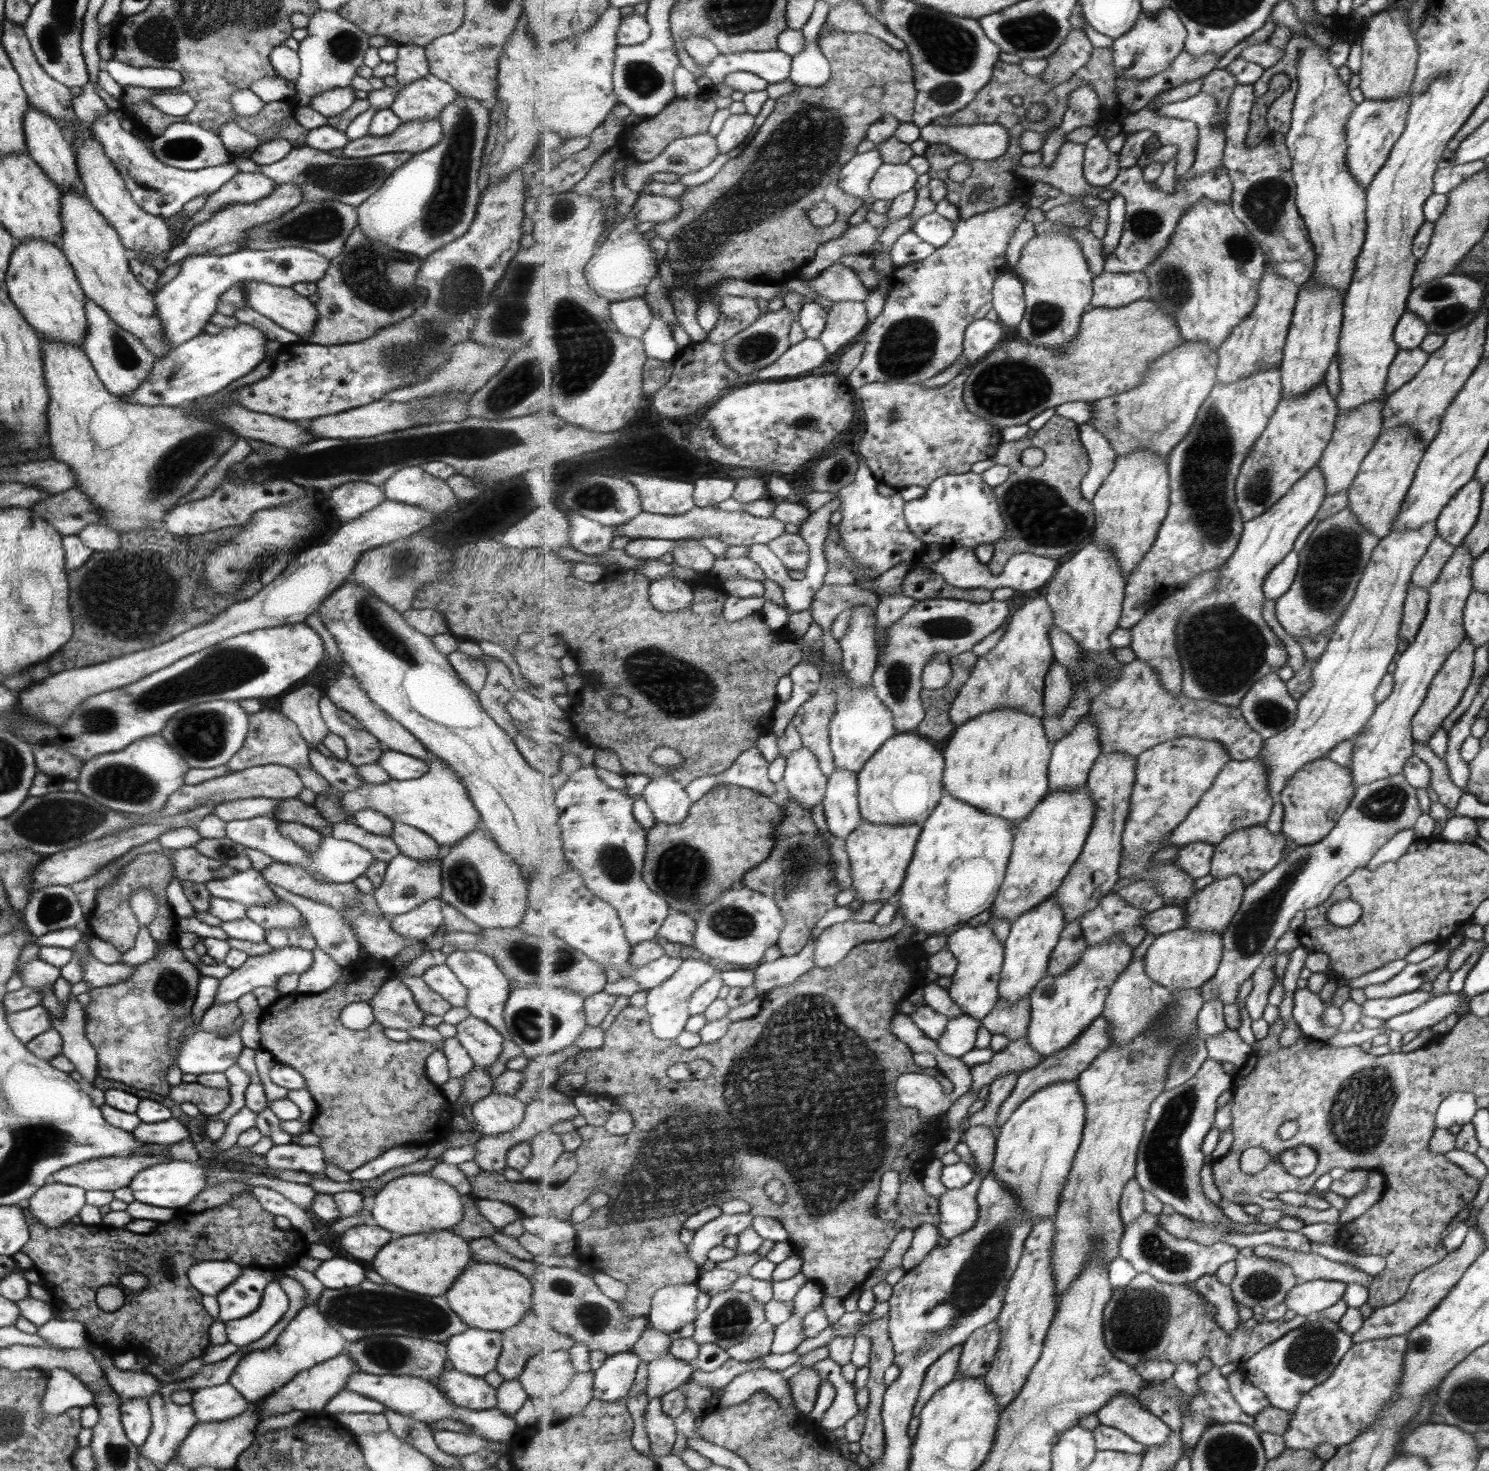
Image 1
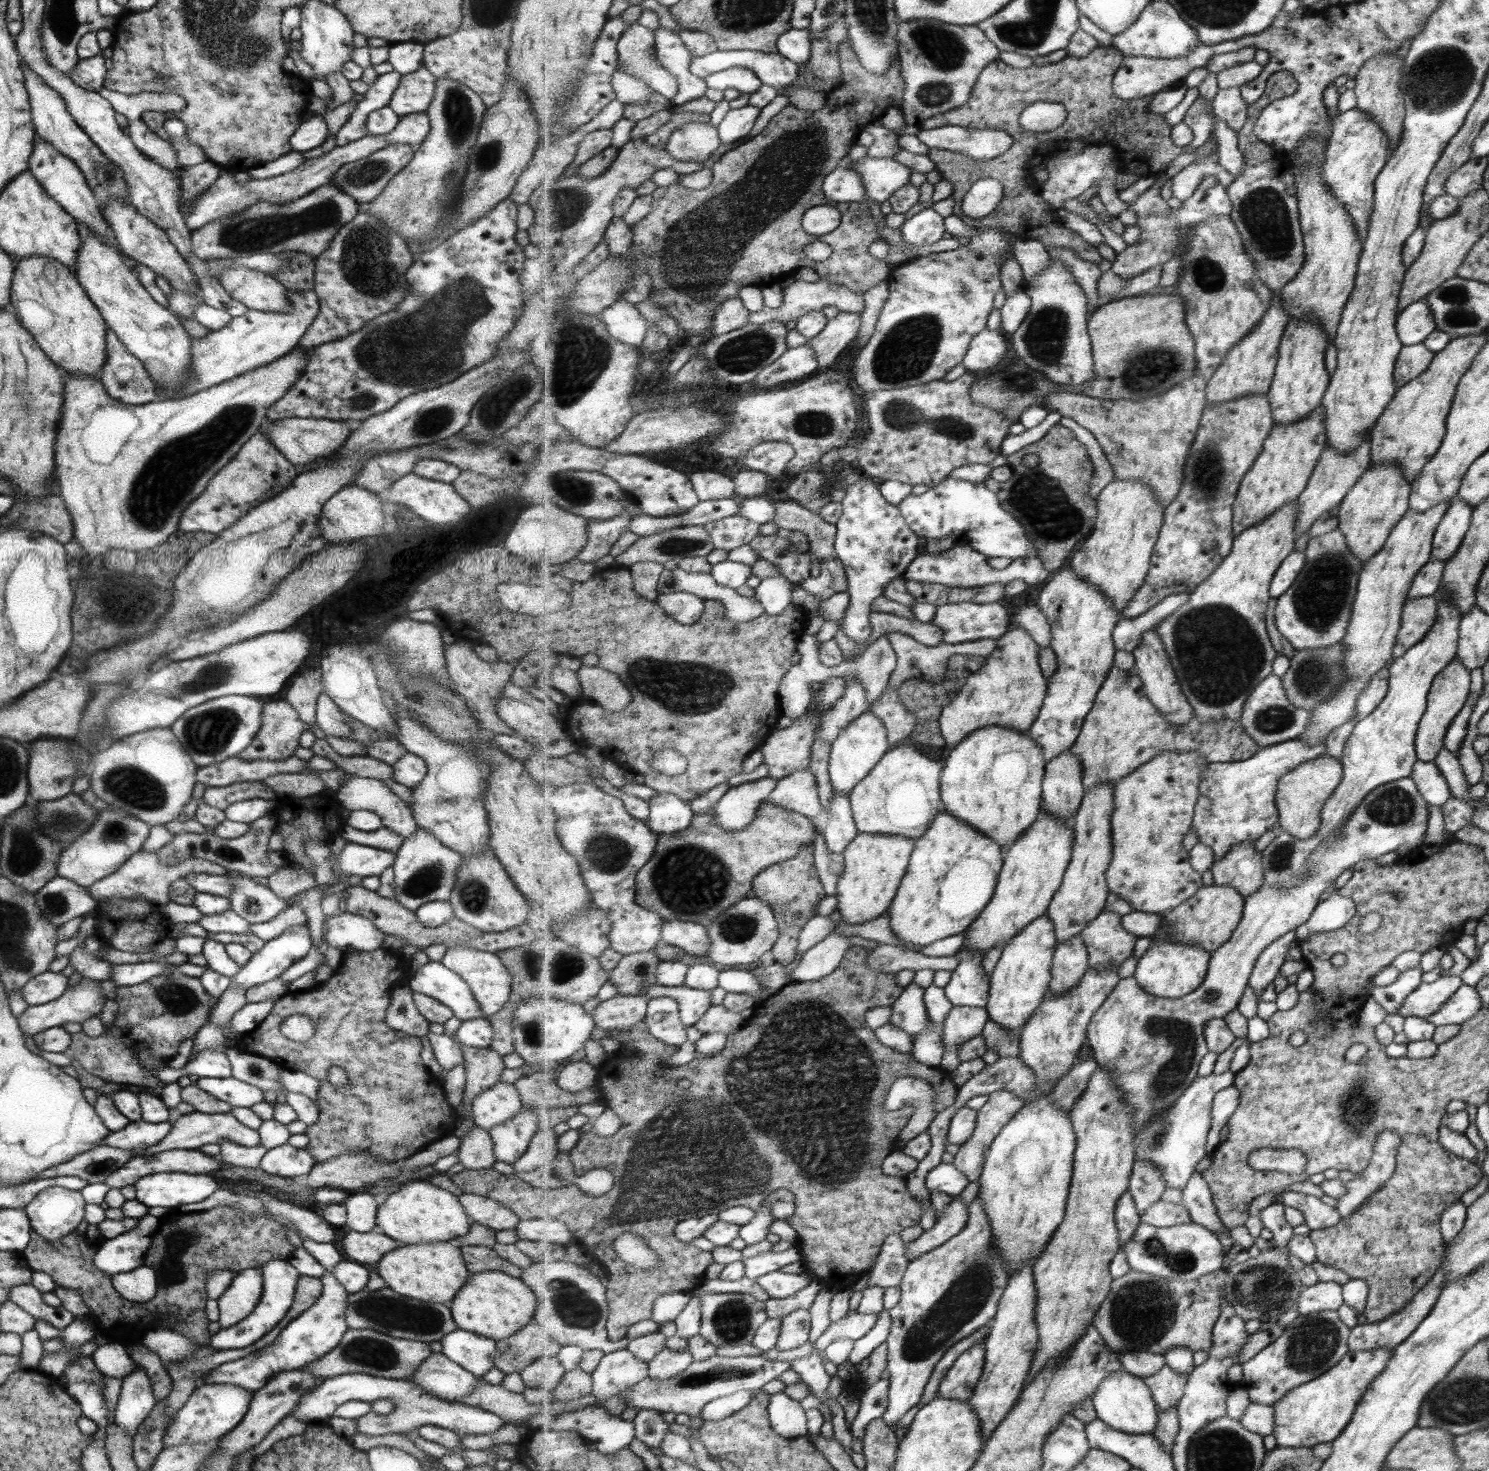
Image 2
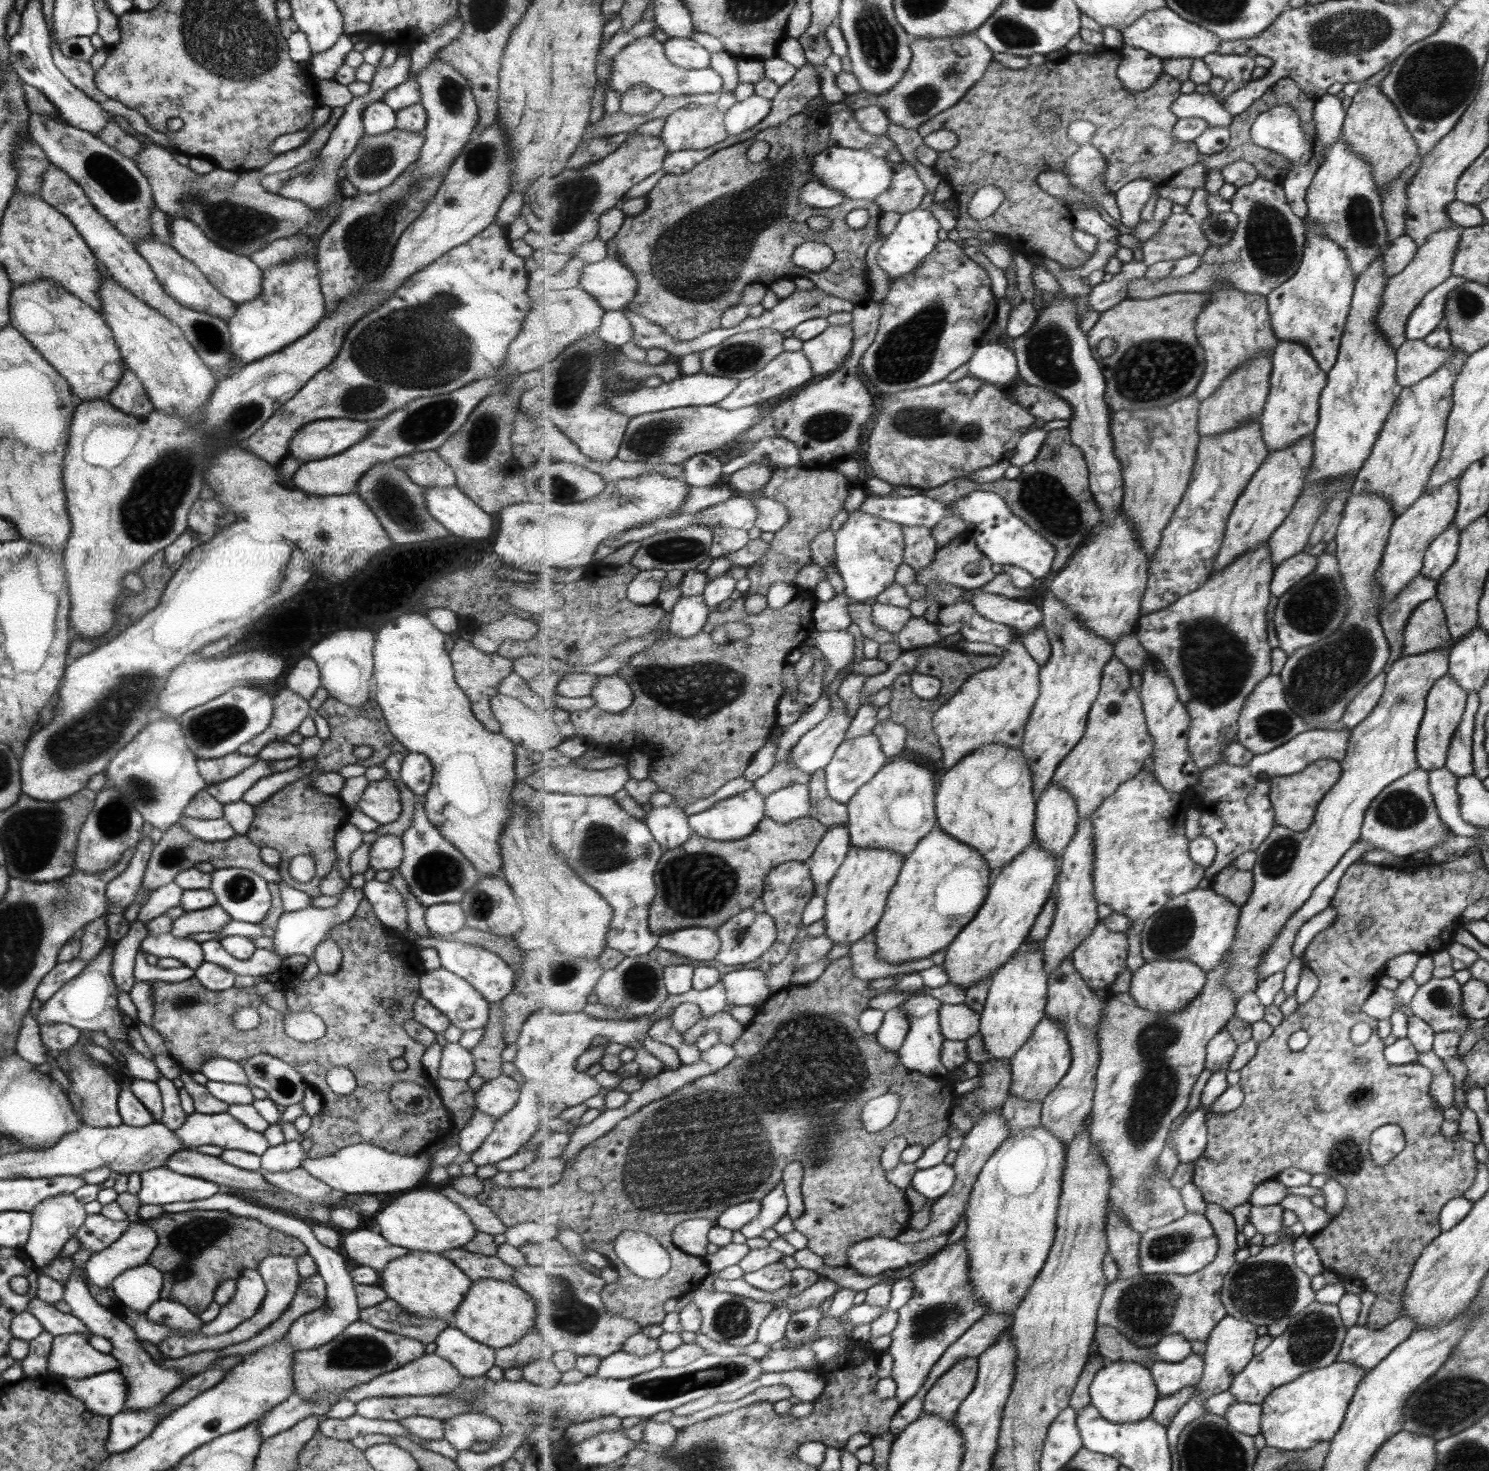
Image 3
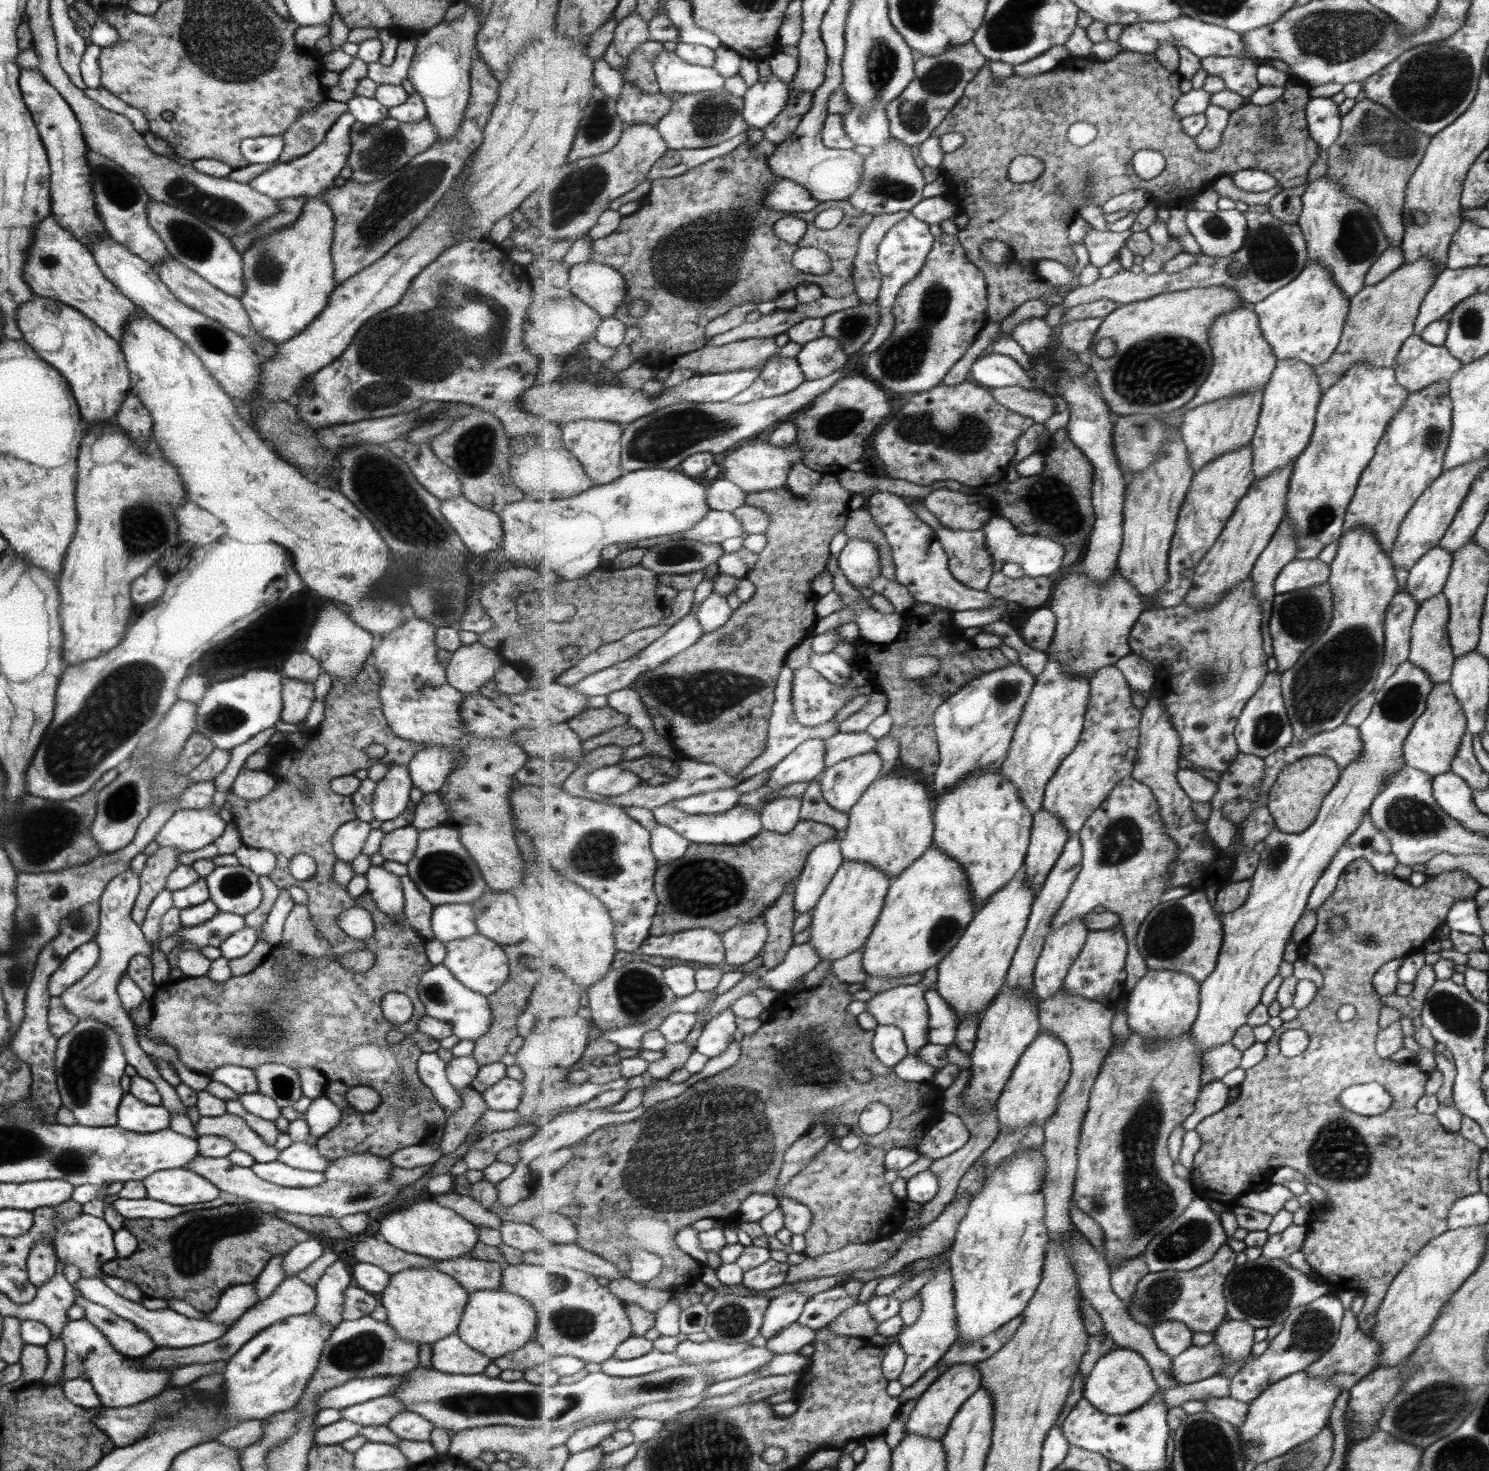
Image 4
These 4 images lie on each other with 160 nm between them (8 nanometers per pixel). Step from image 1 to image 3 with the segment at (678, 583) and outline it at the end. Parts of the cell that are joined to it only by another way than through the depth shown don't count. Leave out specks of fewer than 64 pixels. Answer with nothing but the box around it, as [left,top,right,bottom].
[670,594,710,639]

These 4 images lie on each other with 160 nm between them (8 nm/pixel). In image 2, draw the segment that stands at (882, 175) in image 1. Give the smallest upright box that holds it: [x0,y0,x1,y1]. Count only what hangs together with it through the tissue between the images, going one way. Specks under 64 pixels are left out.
[853,158,912,203]

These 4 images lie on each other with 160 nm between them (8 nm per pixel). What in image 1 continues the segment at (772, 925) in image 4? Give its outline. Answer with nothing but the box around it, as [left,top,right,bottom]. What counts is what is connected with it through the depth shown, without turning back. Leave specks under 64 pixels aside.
[743,795,842,957]

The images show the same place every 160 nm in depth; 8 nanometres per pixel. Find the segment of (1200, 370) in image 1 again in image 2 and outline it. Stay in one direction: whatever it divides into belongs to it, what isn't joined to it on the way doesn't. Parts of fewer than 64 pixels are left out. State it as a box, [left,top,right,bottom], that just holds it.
[1045,370,1208,506]

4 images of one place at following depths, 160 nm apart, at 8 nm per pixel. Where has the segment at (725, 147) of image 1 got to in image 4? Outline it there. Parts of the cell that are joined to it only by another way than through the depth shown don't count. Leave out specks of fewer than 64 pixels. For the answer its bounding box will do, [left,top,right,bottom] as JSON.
[744,75,790,129]

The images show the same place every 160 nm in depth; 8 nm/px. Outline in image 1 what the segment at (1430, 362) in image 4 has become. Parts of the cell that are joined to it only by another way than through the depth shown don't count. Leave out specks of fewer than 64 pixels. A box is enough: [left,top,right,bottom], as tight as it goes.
[1385,347,1428,394]

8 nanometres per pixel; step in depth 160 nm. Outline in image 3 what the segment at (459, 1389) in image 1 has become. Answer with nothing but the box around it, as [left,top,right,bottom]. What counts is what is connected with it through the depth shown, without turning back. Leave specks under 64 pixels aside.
[346,1352,460,1405]

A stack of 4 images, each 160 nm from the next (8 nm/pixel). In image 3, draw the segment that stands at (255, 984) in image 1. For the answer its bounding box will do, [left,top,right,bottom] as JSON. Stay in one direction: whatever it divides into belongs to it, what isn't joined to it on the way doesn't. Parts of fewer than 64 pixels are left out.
[271,886,363,960]

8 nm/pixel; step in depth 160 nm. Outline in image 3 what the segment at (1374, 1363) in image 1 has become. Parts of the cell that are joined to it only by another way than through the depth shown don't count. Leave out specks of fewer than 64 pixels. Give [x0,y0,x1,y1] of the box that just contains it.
[1262,1360,1367,1451]

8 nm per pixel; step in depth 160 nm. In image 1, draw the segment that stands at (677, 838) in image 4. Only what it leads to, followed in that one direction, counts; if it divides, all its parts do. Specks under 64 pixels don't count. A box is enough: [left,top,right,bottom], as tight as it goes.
[641,774,694,824]

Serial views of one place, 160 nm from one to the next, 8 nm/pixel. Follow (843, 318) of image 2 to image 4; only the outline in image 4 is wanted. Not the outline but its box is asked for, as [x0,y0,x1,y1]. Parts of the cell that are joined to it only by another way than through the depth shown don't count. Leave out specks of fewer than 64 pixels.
[796,335,849,382]

